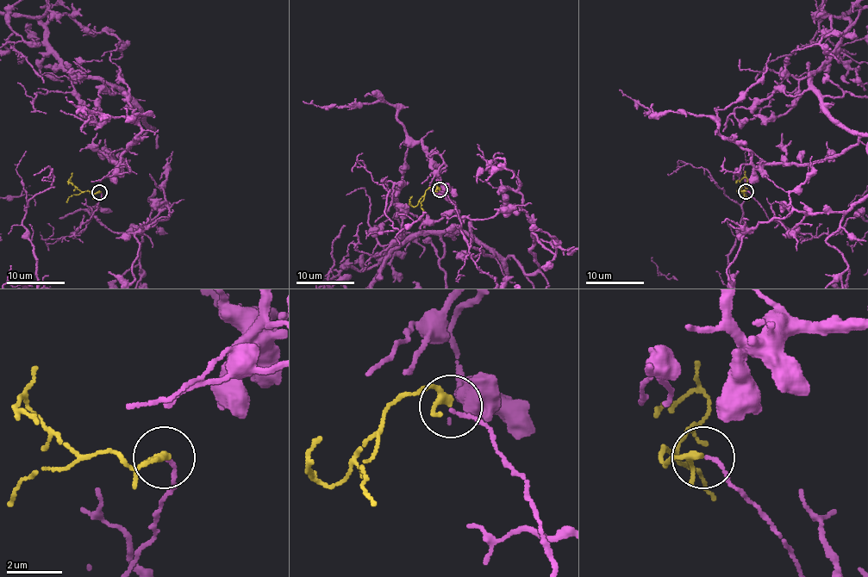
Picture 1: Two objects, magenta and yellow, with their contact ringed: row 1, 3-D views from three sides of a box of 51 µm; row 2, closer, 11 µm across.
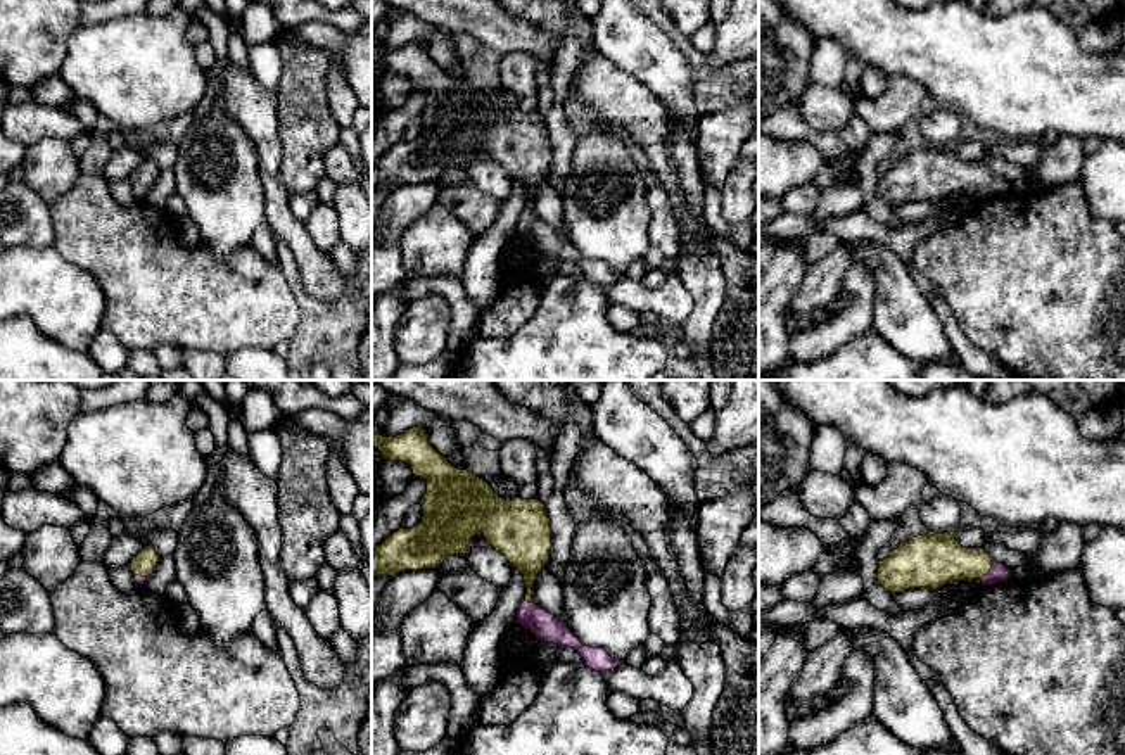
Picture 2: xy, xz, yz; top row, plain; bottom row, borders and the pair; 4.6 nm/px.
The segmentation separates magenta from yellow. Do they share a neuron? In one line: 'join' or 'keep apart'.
join

